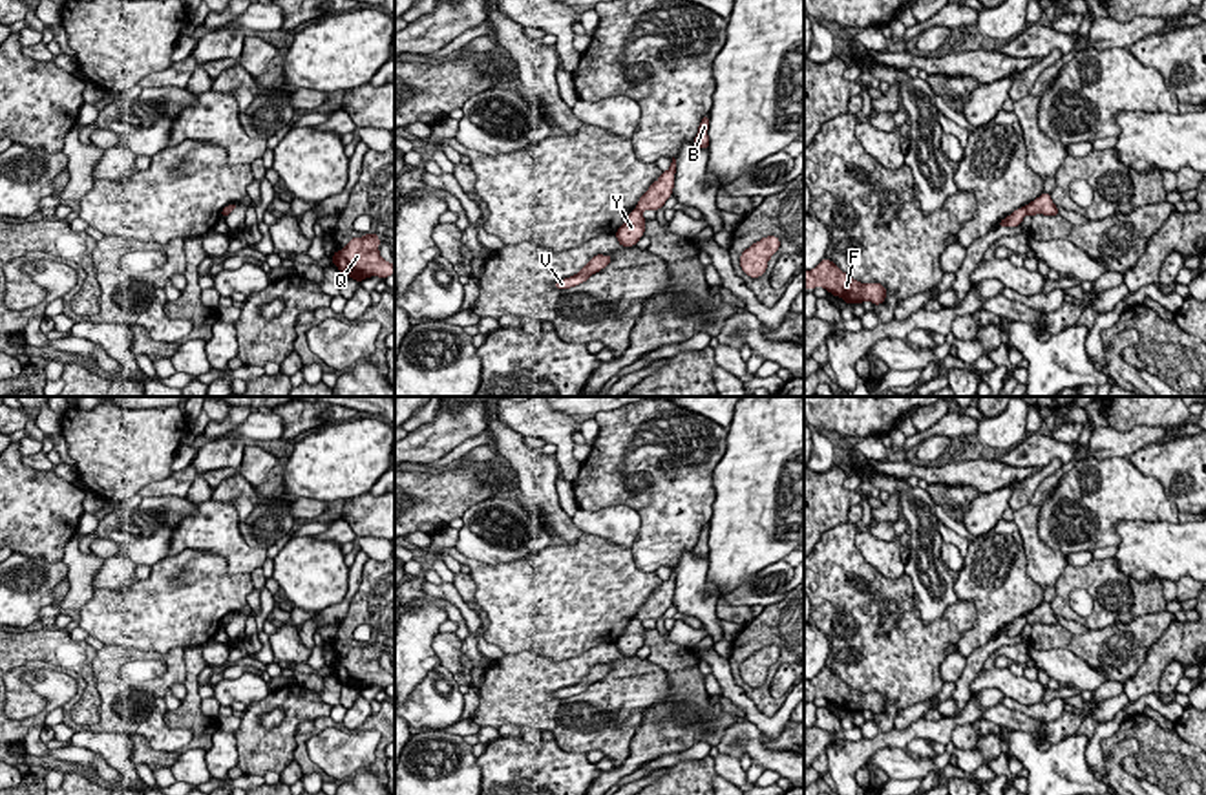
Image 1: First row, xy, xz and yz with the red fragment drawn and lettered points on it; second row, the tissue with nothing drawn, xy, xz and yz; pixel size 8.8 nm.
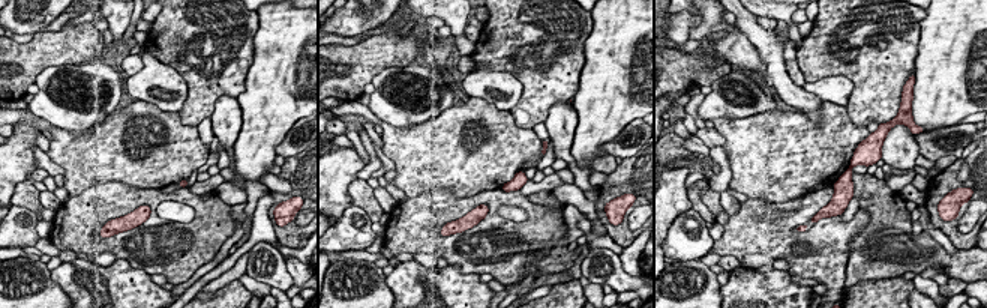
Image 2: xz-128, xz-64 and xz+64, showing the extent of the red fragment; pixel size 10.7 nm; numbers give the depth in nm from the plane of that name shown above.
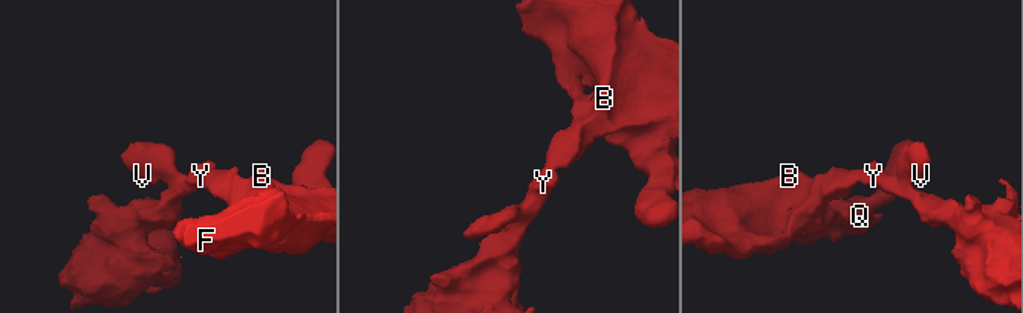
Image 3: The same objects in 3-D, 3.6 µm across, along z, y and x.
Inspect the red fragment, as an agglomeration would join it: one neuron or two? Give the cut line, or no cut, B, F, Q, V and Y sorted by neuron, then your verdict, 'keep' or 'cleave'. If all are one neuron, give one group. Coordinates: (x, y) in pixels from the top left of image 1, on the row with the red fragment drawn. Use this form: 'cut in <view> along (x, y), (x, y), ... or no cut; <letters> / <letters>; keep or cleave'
cut in yz along (1026, 207), (1027, 212); B F Q / V Y; cleave

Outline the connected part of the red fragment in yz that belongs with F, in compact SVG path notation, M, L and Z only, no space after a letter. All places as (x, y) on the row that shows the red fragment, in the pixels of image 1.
M822 258L813 270L804 270L804 289L824 287L833 296L841 296L846 303L862 303L870 300L879 305L886 300L886 289L881 283L861 283L842 272L833 261Z

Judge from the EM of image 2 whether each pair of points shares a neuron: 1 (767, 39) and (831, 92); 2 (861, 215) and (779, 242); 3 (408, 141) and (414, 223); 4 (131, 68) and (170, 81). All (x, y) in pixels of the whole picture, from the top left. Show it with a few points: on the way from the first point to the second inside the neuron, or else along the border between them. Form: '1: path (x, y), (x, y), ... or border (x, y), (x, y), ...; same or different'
1: border (801, 87), (822, 99); different
2: path (842, 232), (834, 233), (827, 241), (800, 241); same
3: border (447, 187), (429, 188), (408, 199); different
4: border (138, 54), (143, 66), (129, 77); different

